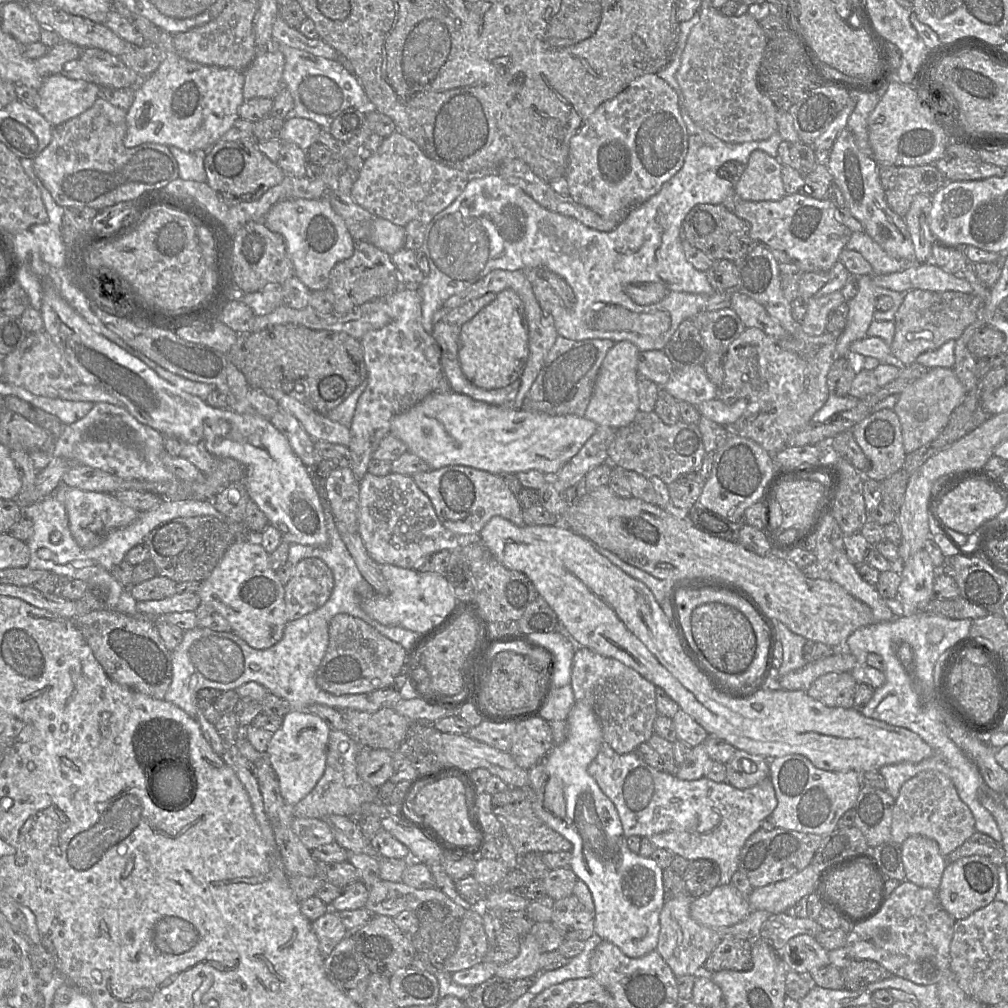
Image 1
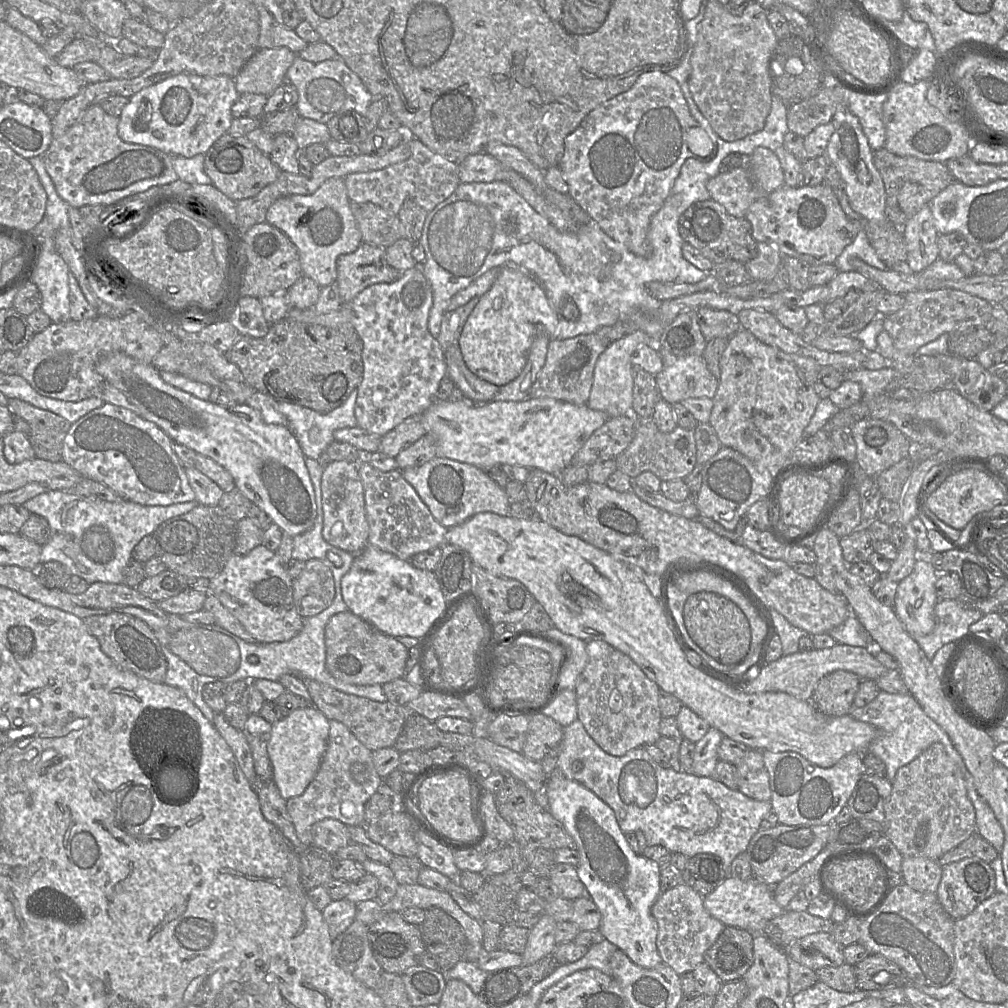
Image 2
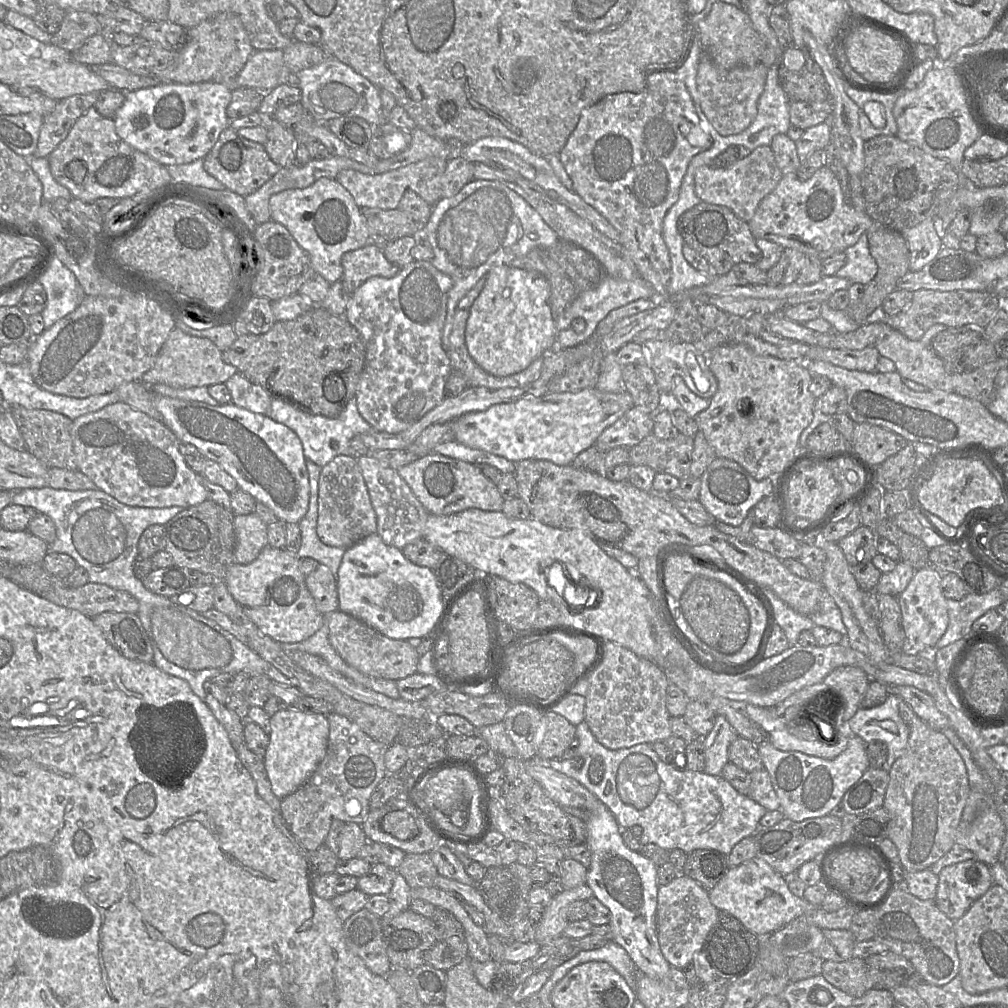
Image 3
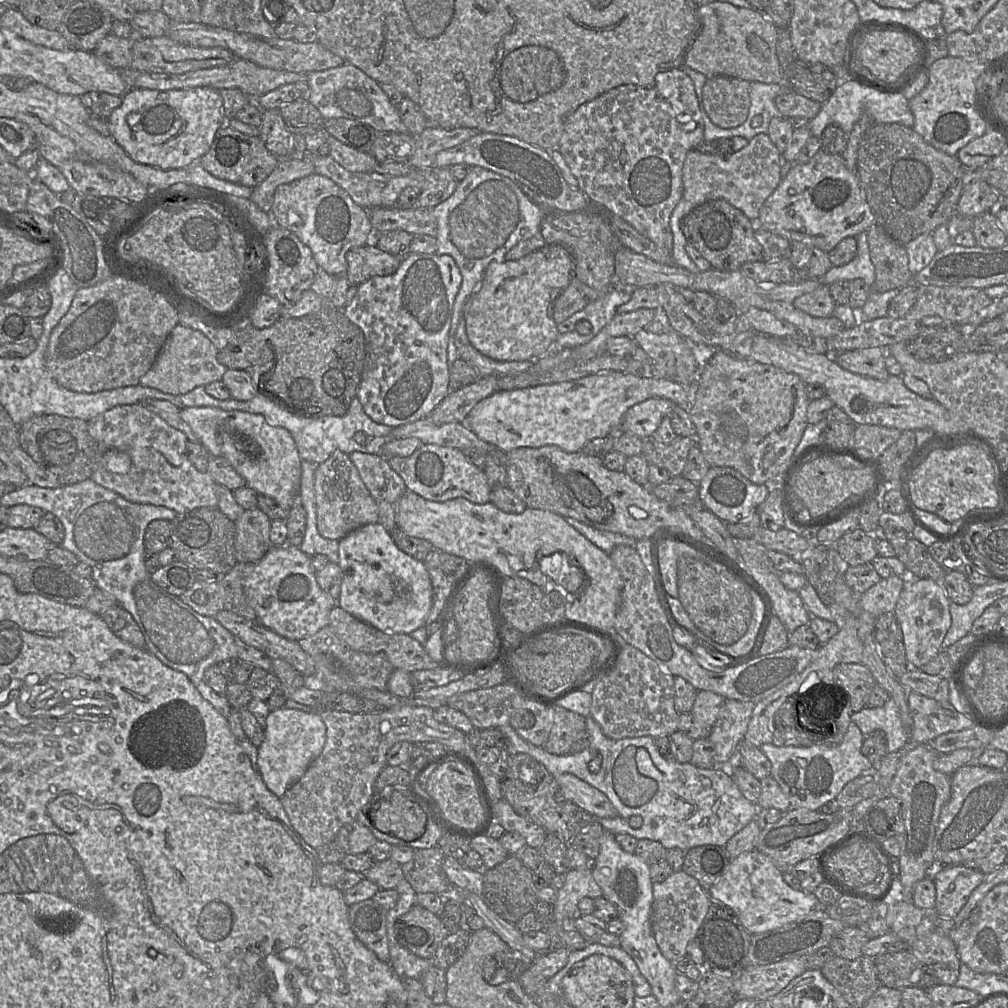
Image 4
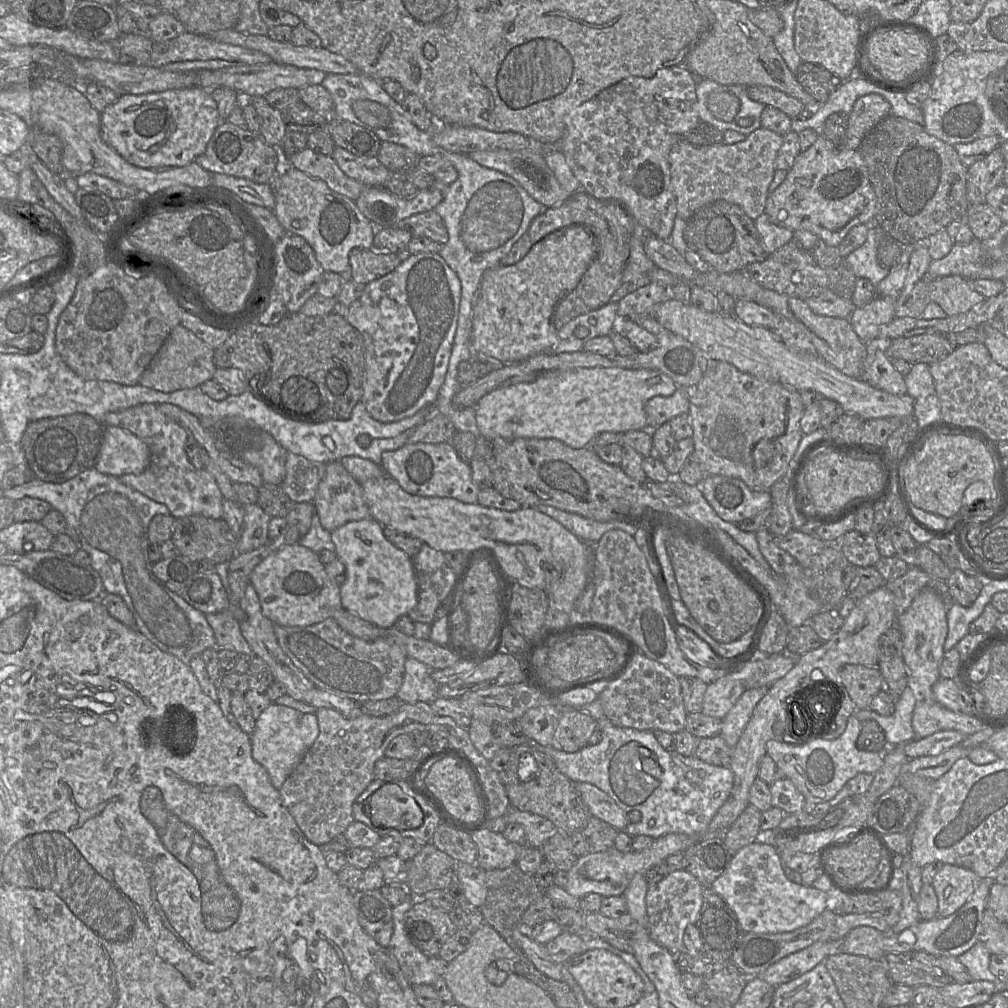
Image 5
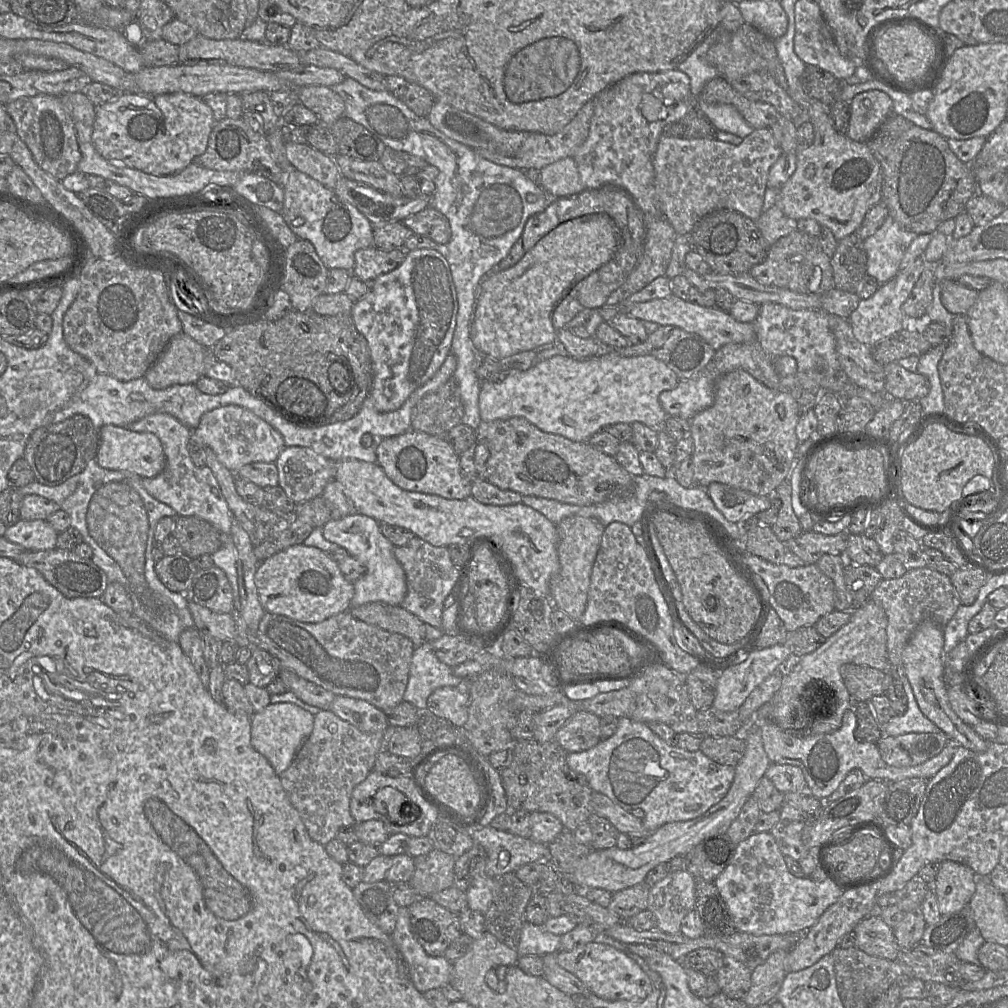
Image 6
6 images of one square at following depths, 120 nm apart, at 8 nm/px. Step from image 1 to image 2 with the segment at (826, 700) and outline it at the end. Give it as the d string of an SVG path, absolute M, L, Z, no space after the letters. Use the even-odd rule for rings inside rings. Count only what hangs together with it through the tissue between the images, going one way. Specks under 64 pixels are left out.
M834 671L820 679L810 701L826 715L847 715L852 710L860 682L861 679L852 672Z

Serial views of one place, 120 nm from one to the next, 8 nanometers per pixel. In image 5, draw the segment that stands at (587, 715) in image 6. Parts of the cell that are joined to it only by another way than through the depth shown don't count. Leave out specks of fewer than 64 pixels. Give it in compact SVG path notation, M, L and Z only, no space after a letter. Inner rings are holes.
M562 708L552 747L567 753L574 753L589 745L598 722L590 715L573 708Z

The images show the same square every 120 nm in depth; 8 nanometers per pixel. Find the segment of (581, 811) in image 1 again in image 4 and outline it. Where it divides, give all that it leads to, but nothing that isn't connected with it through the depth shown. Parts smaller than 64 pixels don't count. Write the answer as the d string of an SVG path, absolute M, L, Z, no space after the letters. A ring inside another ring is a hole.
M606 831L601 836L599 854L591 861L592 875L602 890L602 896L616 905L618 918L624 924L624 931L619 935L620 947L635 961L659 1006L669 1007L680 1001L675 985L677 970L675 963L662 955L652 932L653 882L650 878L650 866L636 854L624 851L615 840L615 835Z

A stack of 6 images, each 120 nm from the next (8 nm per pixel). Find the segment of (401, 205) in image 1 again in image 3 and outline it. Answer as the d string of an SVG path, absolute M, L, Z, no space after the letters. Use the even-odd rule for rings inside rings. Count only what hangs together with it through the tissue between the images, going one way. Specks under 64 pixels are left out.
M427 157L416 163L381 174L364 174L352 169L342 170L337 174L336 180L349 191L359 208L397 209L407 190L414 191L433 206L442 198L442 177L447 160L440 157Z

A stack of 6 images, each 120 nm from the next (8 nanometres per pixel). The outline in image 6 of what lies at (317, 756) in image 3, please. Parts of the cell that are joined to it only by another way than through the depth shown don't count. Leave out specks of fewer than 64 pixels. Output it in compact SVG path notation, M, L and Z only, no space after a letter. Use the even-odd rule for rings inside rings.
M270 703L251 717L251 744L281 775L292 763L313 730L314 715L292 703Z

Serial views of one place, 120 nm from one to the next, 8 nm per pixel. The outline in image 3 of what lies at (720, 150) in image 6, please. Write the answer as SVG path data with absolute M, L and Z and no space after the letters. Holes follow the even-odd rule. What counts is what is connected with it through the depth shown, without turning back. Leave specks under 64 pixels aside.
M764 145L728 168L712 168L709 165L698 167L694 175L694 191L702 202L726 206L748 222L762 199L776 187L782 176L771 147Z

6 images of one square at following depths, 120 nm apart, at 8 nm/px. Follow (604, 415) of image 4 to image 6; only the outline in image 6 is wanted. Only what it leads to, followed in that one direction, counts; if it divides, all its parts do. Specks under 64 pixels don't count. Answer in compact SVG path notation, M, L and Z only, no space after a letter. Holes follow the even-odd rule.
M609 352L588 359L556 355L537 362L527 370L510 369L501 382L482 381L480 417L482 421L522 417L544 432L561 435L575 442L589 442L595 433L617 423L640 422L658 431L664 428L668 418L660 405L659 395L674 389L678 383L677 375L664 362L651 355L623 357L616 352Z

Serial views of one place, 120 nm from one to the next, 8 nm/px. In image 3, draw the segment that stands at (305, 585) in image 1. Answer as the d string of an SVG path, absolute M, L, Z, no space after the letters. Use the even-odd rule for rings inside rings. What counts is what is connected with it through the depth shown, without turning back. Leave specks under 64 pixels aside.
M319 564L305 577L305 584L320 613L325 615L338 610L336 579L326 565Z

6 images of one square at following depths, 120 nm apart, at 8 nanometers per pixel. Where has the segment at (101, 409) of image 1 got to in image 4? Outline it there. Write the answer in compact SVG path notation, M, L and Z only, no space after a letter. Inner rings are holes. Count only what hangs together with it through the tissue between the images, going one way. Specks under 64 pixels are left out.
M142 403L116 406L104 412L88 421L88 431L99 445L99 463L90 477L97 484L114 491L129 502L164 506L174 510L177 514L188 513L202 507L218 507L218 499L215 493L217 483L207 472L199 472L189 460L186 452L188 442L186 435L171 427ZM109 449L125 451L130 455L132 465L127 474L111 473L103 467L101 457Z

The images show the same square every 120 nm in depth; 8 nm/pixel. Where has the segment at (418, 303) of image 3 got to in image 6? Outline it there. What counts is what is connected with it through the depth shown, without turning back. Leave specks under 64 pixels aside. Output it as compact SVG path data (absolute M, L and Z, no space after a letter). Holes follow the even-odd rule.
M440 247L406 251L403 262L396 269L374 279L370 293L355 301L350 315L369 347L372 362L369 396L378 411L398 410L416 389L427 383L440 369L451 353L458 309L450 267Z

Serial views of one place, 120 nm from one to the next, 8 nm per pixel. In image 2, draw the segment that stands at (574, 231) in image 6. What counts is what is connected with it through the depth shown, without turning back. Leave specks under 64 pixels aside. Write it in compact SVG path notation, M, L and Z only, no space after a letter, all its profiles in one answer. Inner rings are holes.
M501 268L490 290L479 300L468 317L459 339L460 350L468 369L479 378L503 386L516 379L524 370L528 353L538 334L557 339L557 327L564 319L550 305L541 284L526 271L516 268Z

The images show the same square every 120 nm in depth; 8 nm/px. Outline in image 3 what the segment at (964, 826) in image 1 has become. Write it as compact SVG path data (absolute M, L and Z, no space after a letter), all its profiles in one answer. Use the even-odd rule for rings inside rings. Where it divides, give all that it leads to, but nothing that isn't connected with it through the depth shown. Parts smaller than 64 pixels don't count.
M902 699L899 703L899 715L902 720L909 727L910 733L908 738L908 744L906 748L906 752L899 757L889 770L889 783L886 789L885 797L884 797L884 808L890 814L890 823L887 838L889 838L897 847L898 855L899 855L899 863L905 872L915 872L921 871L927 868L930 868L932 864L937 862L944 854L951 850L951 848L955 844L955 834L956 829L960 823L963 809L966 805L967 798L970 794L970 784L968 780L966 766L964 761L958 751L954 748L954 746L949 742L946 736L941 732L941 730L934 730L929 727L923 720L921 720L912 710L912 708Z

